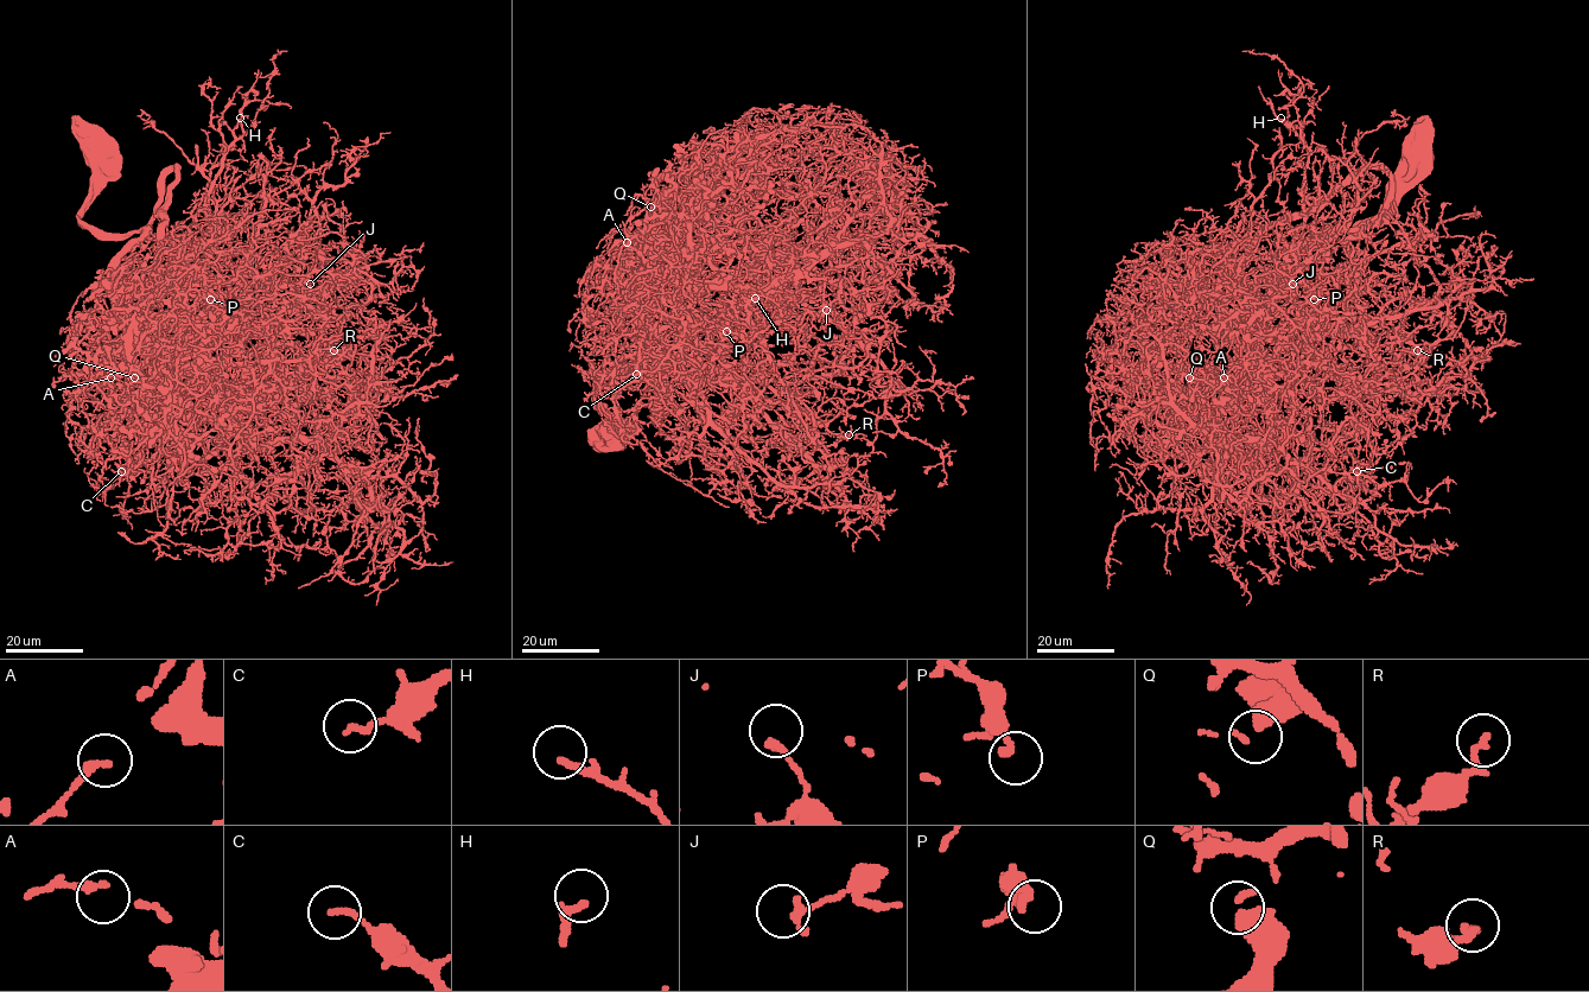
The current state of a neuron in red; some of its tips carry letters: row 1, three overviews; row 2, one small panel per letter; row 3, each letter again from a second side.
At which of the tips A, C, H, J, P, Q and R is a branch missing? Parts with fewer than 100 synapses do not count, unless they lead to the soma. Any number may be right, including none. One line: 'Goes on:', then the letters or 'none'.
Goes on: none

